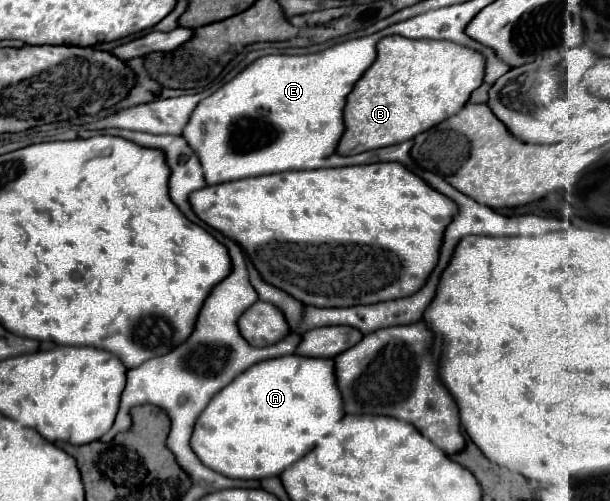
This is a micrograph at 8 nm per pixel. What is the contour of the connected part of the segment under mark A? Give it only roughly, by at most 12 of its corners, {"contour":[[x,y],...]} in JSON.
{"contour":[[331,360],[253,364],[191,448],[223,476],[279,476],[343,416]]}

